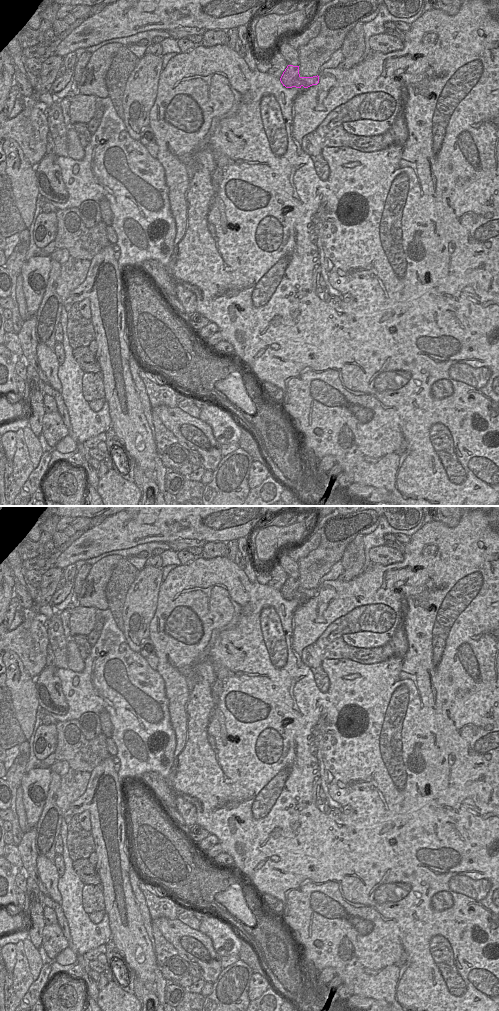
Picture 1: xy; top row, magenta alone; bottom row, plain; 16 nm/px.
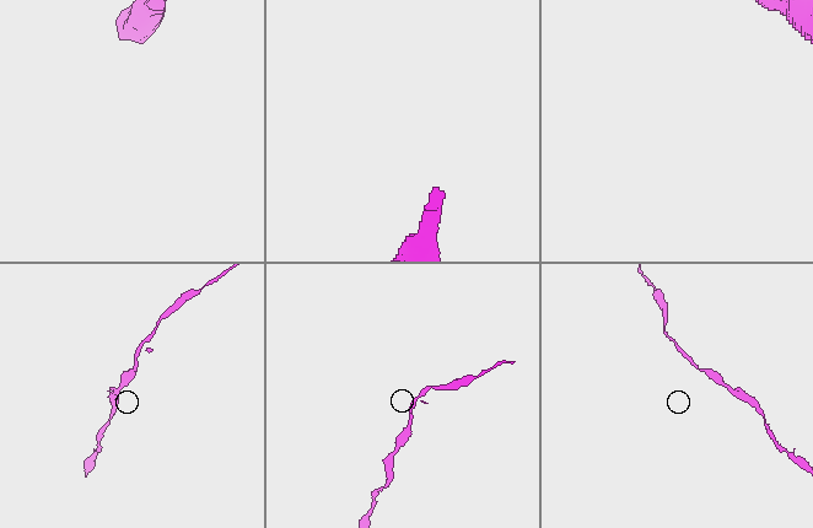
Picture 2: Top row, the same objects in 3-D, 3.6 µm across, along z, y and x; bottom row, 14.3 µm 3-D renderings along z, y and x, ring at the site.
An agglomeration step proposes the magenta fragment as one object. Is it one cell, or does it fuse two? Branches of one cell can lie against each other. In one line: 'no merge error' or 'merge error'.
no merge error

